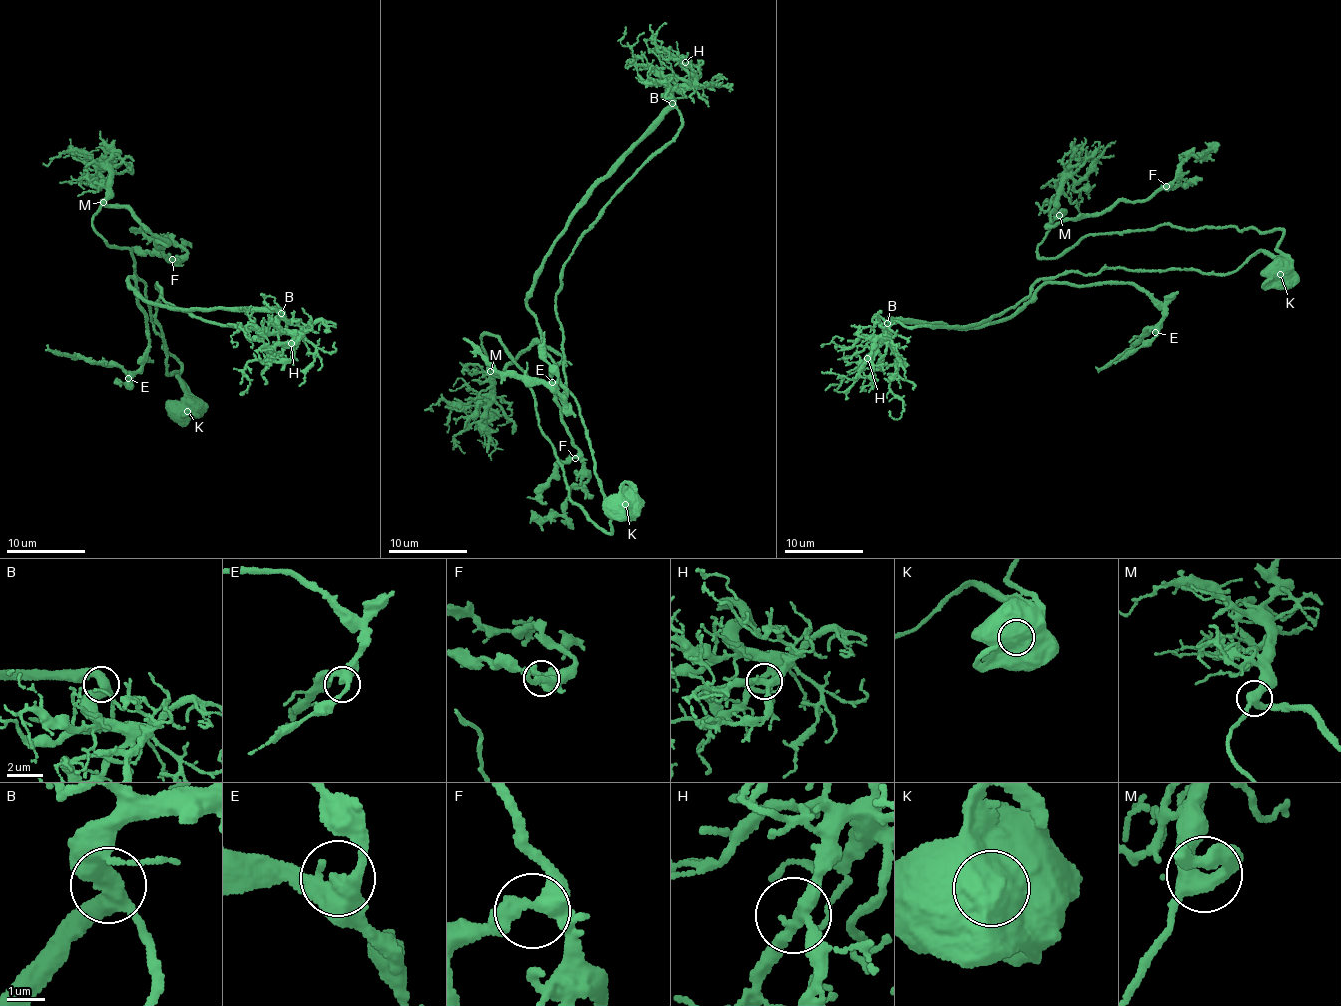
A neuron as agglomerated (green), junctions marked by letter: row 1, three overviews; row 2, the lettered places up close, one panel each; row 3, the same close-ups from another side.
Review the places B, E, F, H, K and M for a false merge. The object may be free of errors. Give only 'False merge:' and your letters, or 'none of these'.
False merge: K

